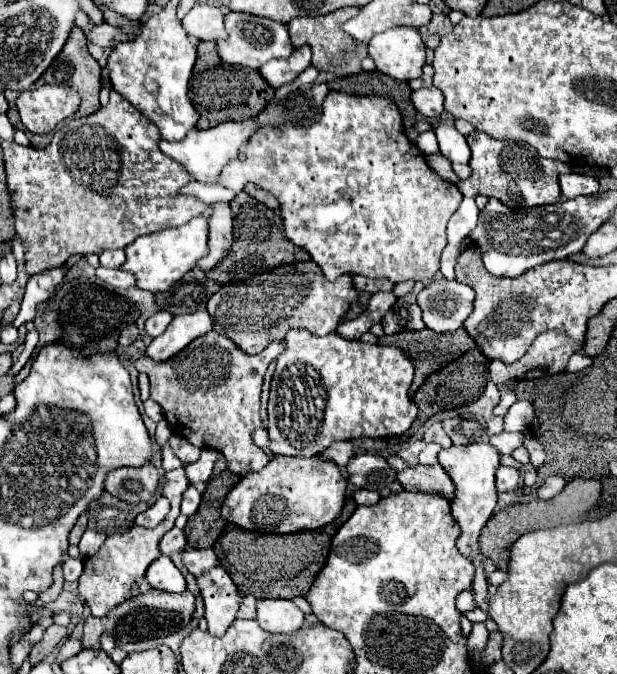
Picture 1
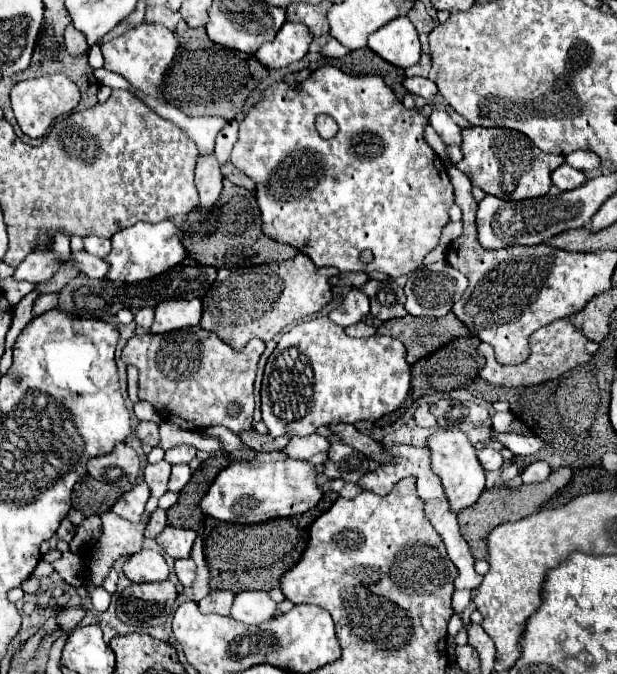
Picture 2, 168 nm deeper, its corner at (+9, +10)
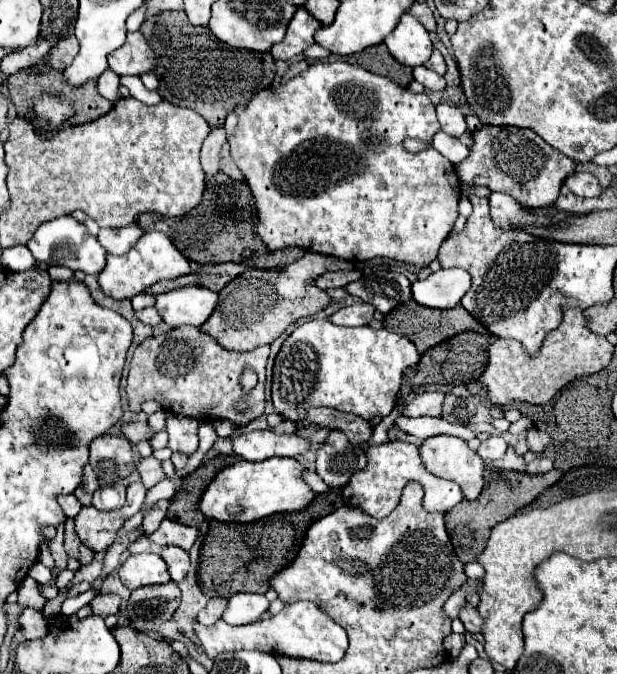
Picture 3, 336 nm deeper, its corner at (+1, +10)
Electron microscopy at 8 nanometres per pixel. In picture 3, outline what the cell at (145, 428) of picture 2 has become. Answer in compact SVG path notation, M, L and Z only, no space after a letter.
M134 422L134 424L124 424L122 426L122 434L128 436L130 442L138 444L142 440L152 440L152 436L156 434L148 422Z

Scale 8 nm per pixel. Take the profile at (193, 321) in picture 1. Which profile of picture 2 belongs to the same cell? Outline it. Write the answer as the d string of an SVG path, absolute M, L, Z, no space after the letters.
M198 298L192 300L170 300L160 302L160 306L154 308L154 324L150 332L164 334L168 330L186 328L186 326L198 326L202 316L202 302Z

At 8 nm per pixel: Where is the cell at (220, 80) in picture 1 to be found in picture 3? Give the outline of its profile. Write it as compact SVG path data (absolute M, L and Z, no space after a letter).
M184 12L152 16L140 30L158 56L154 74L160 80L160 96L176 106L196 110L212 128L222 126L234 108L246 106L254 94L268 88L276 74L270 52L234 52L216 40L210 28L192 26Z

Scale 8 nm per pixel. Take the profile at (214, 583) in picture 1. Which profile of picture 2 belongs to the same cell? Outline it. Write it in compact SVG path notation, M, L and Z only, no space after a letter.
M190 558L176 560L174 562L174 572L176 572L182 586L190 586L194 582L194 576L196 576L196 564Z

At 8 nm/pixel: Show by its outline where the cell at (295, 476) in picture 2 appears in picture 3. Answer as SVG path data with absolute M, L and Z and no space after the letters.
M268 458L262 462L240 460L216 474L200 500L200 510L204 516L220 522L254 522L278 512L300 512L316 498L302 478L304 470L306 468L292 458Z

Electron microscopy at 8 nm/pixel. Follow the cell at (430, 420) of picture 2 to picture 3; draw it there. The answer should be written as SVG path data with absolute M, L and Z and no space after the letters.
M422 392L412 402L406 404L404 416L408 416L408 418L440 416L442 402L444 402L444 394L442 392Z

